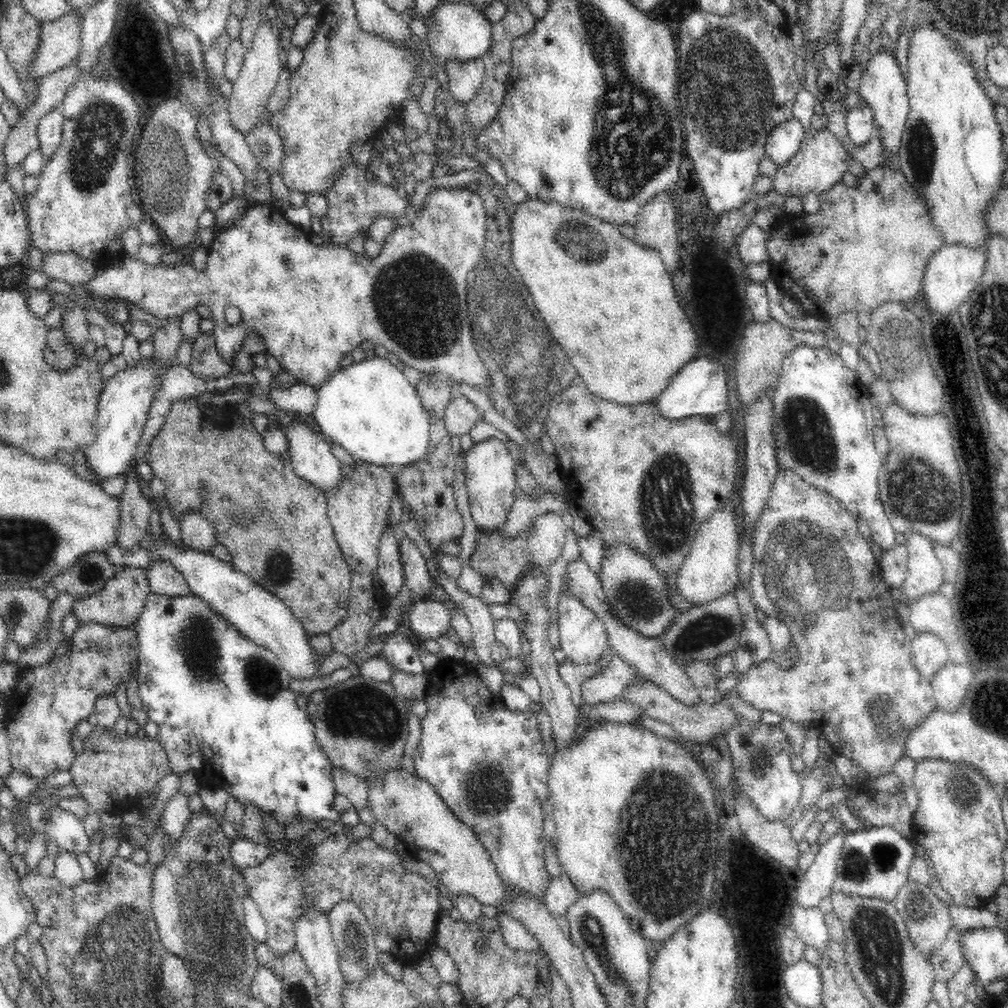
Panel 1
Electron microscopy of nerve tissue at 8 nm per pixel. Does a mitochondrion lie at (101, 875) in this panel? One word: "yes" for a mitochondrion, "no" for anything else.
no

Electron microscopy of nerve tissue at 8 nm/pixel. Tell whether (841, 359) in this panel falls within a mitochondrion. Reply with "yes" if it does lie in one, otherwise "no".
no

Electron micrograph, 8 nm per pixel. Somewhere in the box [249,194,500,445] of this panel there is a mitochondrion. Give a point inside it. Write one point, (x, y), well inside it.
(419, 306)

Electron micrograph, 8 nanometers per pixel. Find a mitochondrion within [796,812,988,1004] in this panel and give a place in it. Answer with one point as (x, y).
(858, 865)

